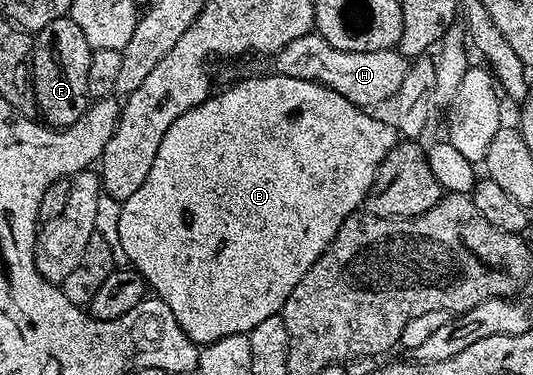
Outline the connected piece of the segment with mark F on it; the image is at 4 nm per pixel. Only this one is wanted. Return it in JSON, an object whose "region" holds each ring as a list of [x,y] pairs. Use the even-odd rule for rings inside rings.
{"region":[[[71,17],[50,21],[50,25],[35,32],[32,40],[32,88],[36,94],[36,110],[41,116],[44,114],[43,122],[47,126],[71,129],[83,120],[90,106],[86,73],[90,70],[93,50]]]}

